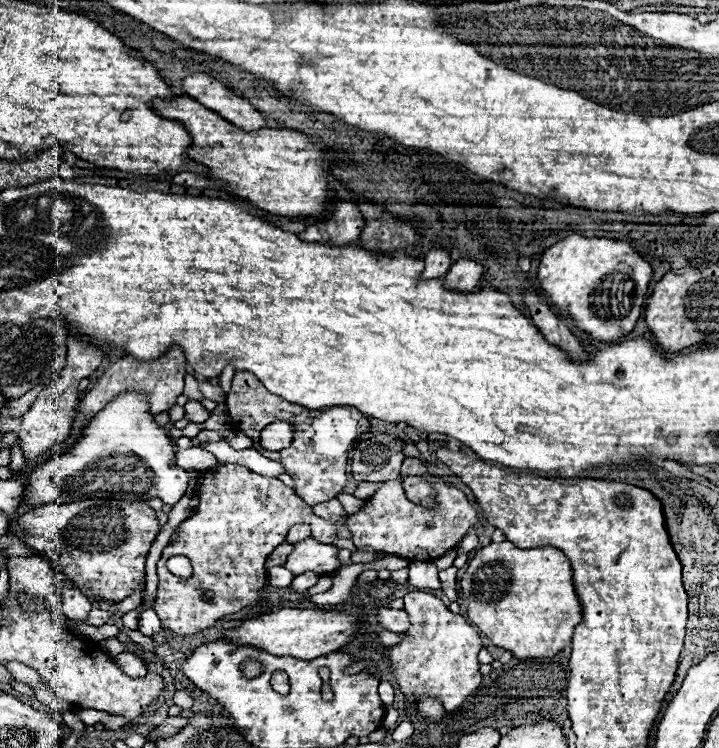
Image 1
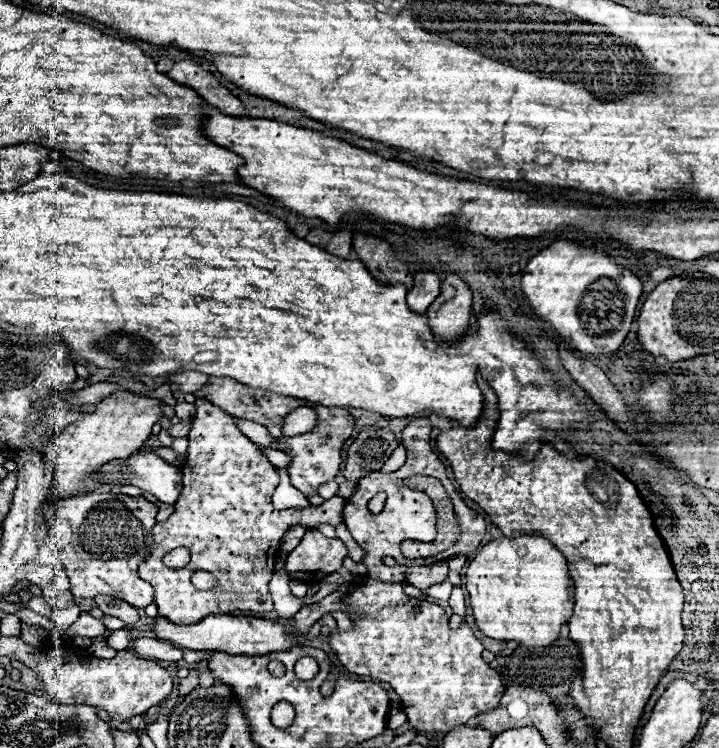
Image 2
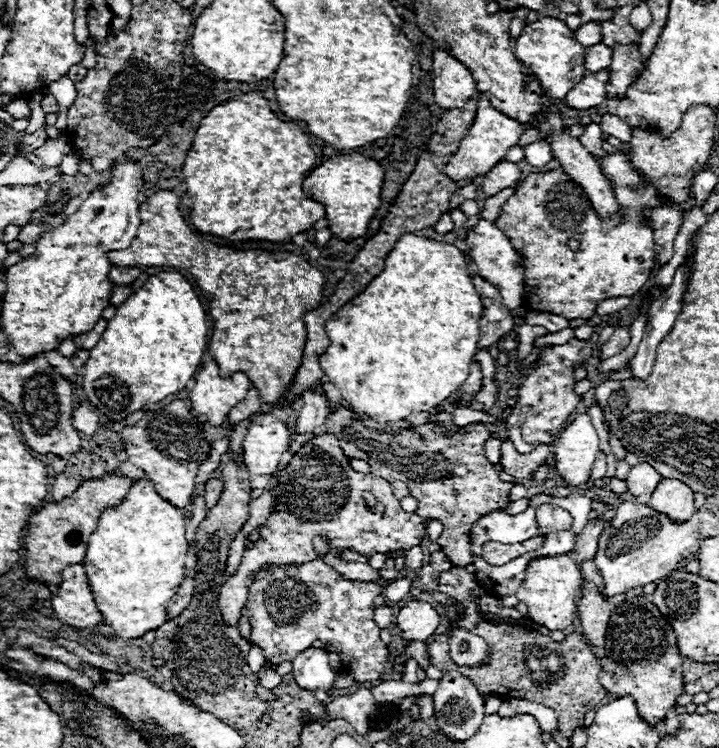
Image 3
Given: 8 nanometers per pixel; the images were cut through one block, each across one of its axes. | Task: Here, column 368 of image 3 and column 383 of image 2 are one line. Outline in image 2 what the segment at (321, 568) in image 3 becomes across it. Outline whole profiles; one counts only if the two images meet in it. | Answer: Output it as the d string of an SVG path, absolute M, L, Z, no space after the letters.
M364 578L350 592L348 598L352 608L356 608L362 616L348 614L356 622L354 630L332 632L330 636L332 650L338 654L338 660L348 672L358 676L372 676L390 684L394 692L400 696L404 714L408 716L414 728L422 732L430 732L430 730L450 732L452 728L466 724L472 716L490 712L492 708L499 706L505 686L500 682L500 674L480 658L484 646L465 622L462 622L456 630L452 630L450 616L441 606L428 600L406 596L402 582L392 584L392 582Z

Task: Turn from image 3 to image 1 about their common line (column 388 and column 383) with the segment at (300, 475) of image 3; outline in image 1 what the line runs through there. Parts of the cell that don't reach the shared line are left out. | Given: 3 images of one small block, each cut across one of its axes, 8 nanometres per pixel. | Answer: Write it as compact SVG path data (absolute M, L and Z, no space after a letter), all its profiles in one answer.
M406 458L400 470L400 476L402 478L424 476L430 484L434 484L434 490L436 490L434 508L428 510L420 504L410 502L404 494L400 478L382 482L380 490L370 500L366 500L364 508L358 514L348 516L352 540L358 550L398 554L400 558L408 558L408 560L436 560L442 554L432 554L434 550L450 550L458 546L470 528L476 526L478 532L482 532L482 526L478 524L478 516L476 516L478 512L466 500L466 496L458 488L448 488L440 484L434 476L426 472L426 466L418 458Z

